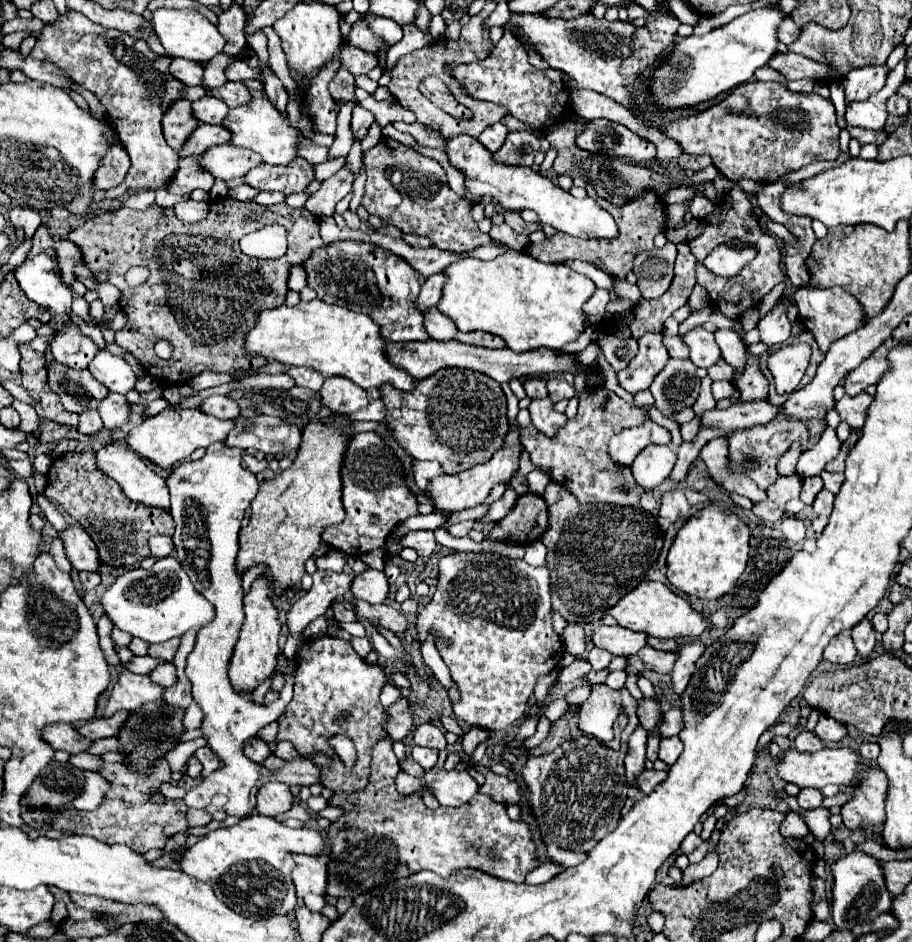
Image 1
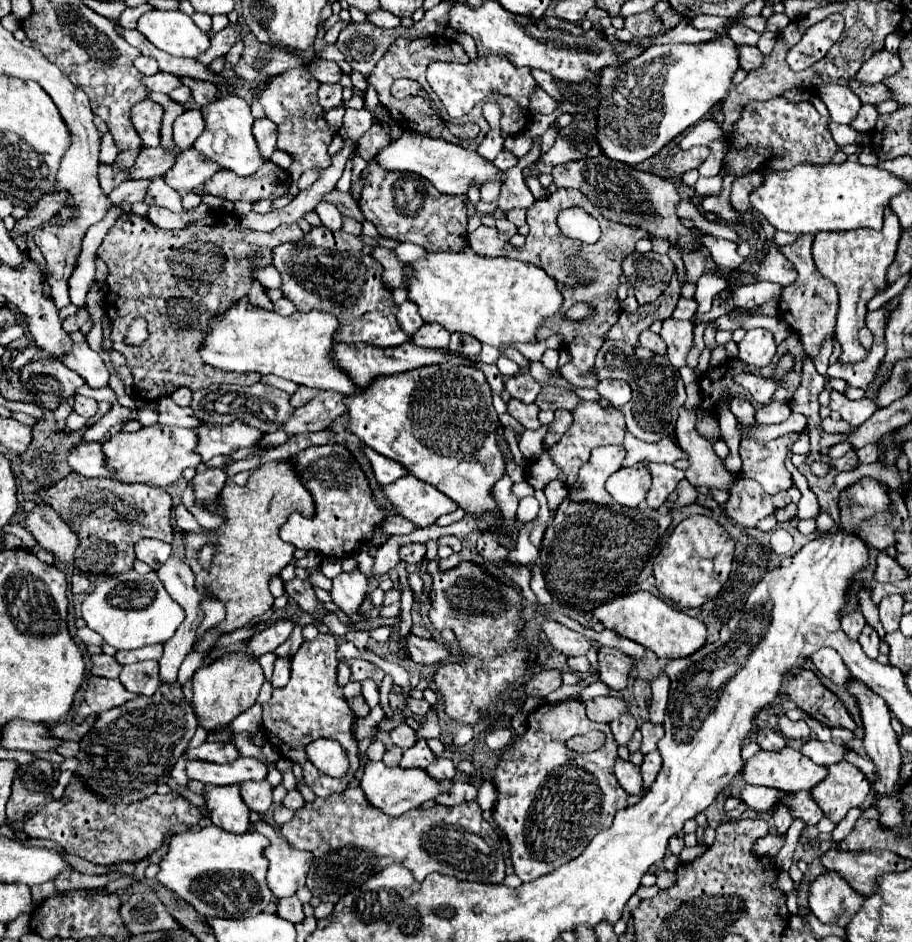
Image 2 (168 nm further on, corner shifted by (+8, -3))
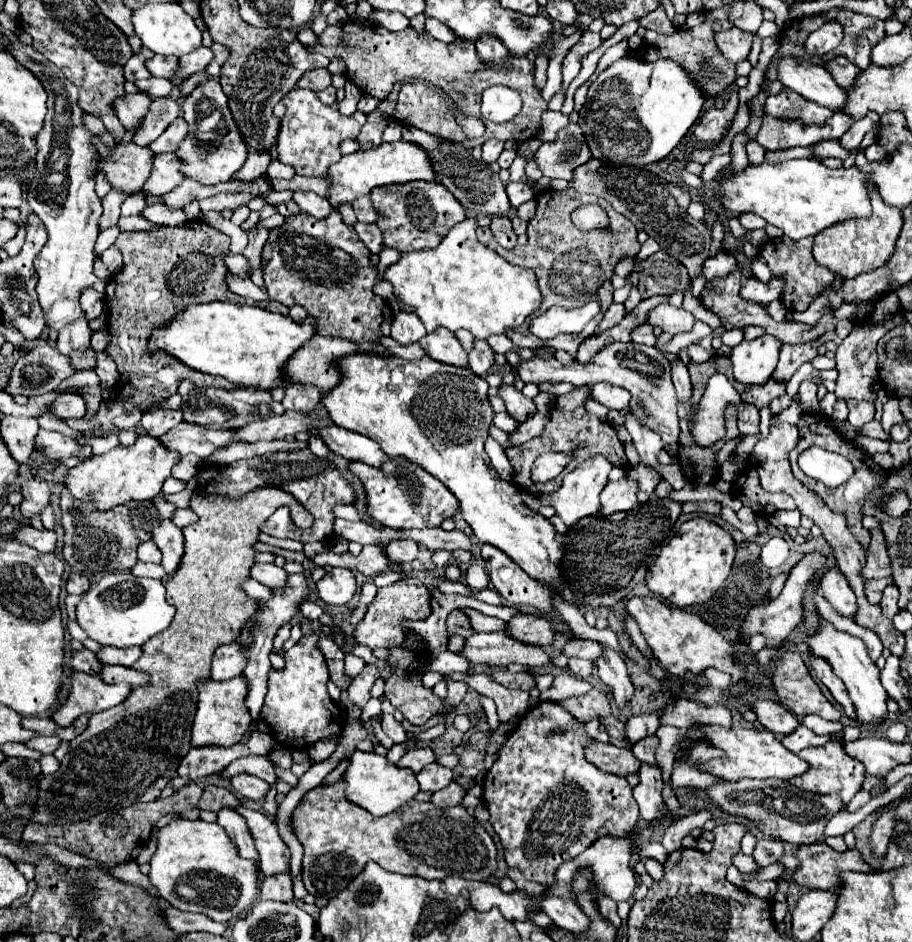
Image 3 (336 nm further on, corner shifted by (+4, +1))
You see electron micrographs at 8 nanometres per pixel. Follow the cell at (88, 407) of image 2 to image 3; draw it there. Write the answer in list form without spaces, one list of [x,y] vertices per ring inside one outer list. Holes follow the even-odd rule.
[[[64,393],[52,403],[50,413],[54,413],[56,417],[62,417],[62,419],[66,419],[66,417],[80,419],[86,415],[86,401],[78,393]]]

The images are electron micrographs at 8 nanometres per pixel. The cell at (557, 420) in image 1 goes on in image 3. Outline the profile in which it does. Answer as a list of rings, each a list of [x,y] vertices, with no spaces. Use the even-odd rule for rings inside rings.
[[[500,387],[500,397],[504,399],[504,403],[506,403],[506,411],[516,419],[516,421],[526,421],[526,419],[530,419],[534,413],[536,413],[536,405],[534,405],[534,401],[532,399],[528,399],[528,397],[524,397],[518,389],[514,389],[514,387]]]

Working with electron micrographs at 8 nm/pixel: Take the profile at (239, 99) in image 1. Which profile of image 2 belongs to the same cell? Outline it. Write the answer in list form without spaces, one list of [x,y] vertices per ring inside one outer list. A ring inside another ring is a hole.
[[[180,77],[182,85],[186,85],[192,91],[192,97],[198,105],[208,105],[208,101],[212,101],[212,97],[218,97],[218,89],[216,85],[208,83],[208,81],[200,81],[200,79],[192,79],[192,77]]]

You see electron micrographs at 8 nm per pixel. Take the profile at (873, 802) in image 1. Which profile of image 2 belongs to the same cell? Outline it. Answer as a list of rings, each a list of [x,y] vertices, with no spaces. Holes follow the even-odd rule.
[[[848,761],[830,765],[828,775],[810,791],[812,799],[834,823],[840,823],[852,807],[862,807],[868,793],[866,775]]]

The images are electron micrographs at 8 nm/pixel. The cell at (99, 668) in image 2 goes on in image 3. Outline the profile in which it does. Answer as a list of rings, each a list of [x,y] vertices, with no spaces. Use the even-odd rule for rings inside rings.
[[[82,649],[82,651],[74,651],[72,655],[72,667],[76,671],[84,671],[84,673],[92,673],[92,675],[100,675],[102,673],[102,661],[96,657],[94,651]]]

